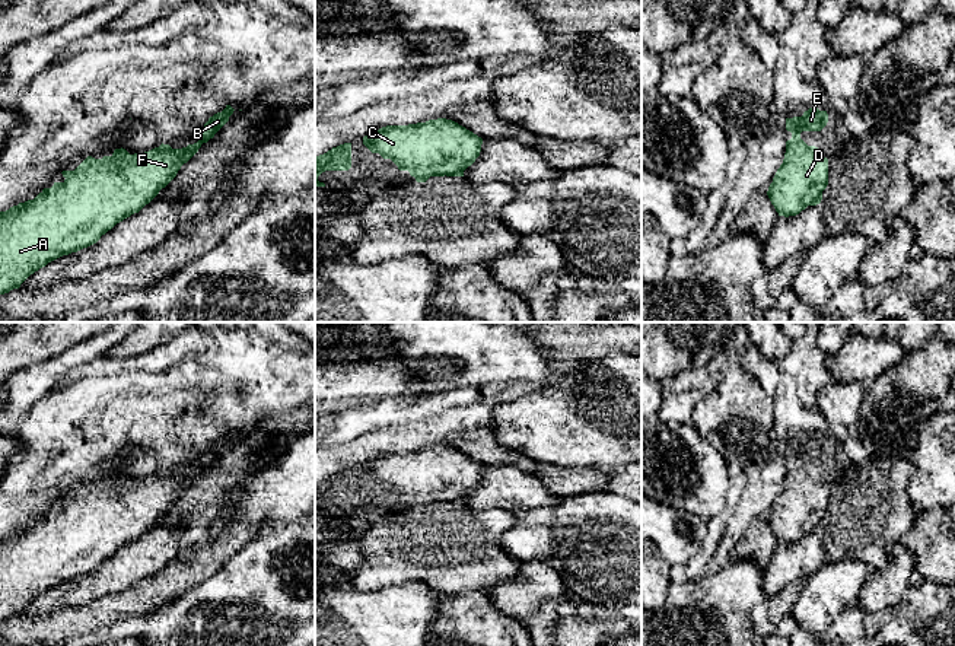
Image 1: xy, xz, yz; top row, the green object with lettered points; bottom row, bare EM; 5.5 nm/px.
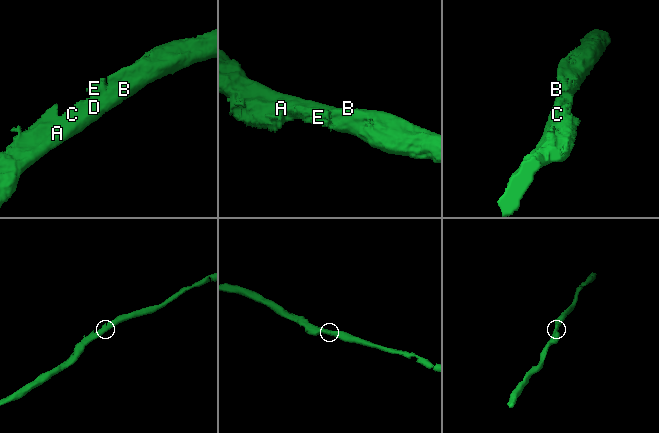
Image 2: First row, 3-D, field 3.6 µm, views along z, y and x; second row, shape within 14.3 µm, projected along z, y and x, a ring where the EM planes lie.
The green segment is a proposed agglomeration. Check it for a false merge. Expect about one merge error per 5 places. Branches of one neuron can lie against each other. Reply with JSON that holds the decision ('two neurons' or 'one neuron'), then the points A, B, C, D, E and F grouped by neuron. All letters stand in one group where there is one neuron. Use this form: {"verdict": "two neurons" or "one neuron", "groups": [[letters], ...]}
{"verdict": "one neuron", "groups": [["A", "B", "C", "D", "E", "F"]]}

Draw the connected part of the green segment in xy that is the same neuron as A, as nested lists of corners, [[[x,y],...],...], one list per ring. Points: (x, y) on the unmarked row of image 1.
[[[226,432],[204,451],[198,468],[182,475],[160,471],[144,480],[130,481],[115,475],[111,483],[87,483],[74,497],[63,497],[63,509],[44,515],[34,526],[0,538],[0,621],[19,615],[35,598],[48,589],[96,570],[117,550],[139,540],[165,515],[214,461],[229,448],[233,435]]]

